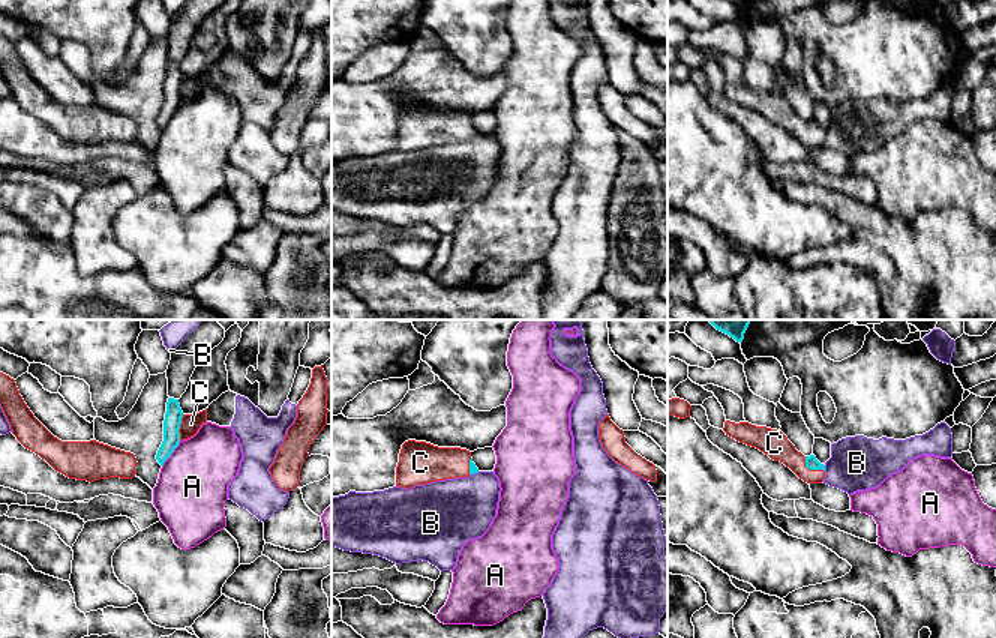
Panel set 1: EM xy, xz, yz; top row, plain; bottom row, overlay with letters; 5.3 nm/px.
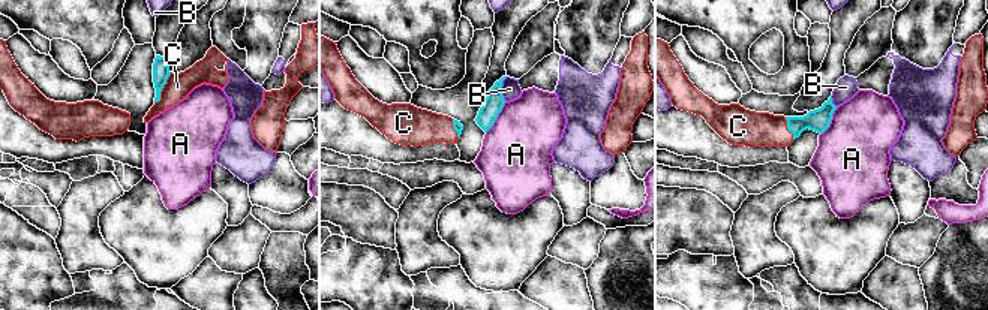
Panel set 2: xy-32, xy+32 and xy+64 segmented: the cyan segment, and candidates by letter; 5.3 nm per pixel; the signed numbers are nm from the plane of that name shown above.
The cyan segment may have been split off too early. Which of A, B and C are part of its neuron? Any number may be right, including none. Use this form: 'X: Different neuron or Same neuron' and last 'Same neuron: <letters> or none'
A: Different neuron
B: Different neuron
C: Same neuron
Same neuron: C

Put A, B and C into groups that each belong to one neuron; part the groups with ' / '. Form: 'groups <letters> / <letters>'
groups A / B / C

